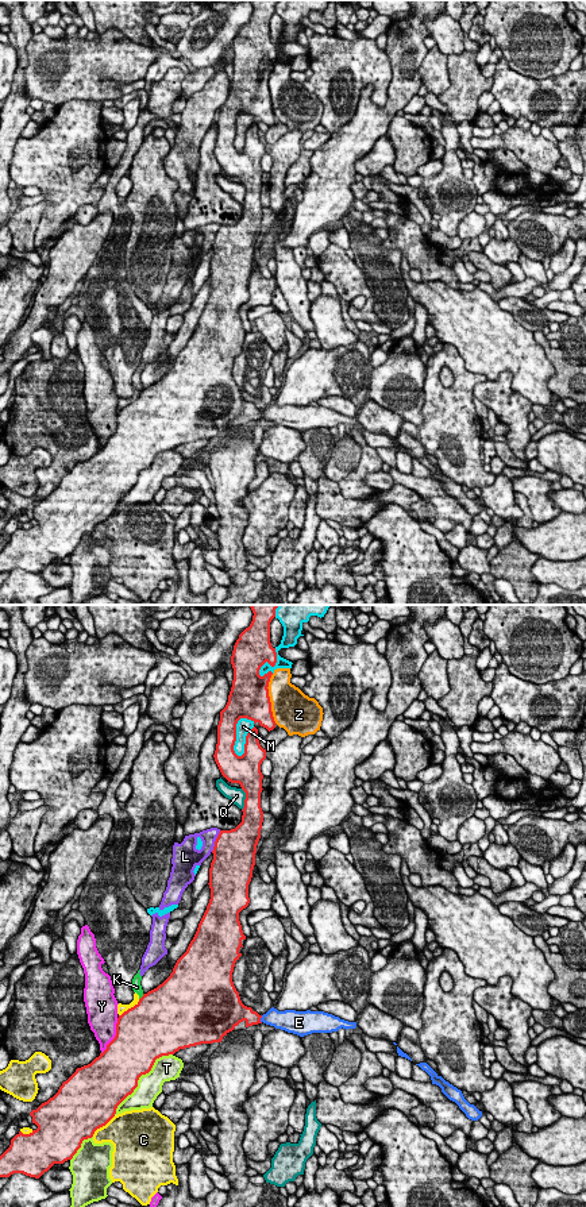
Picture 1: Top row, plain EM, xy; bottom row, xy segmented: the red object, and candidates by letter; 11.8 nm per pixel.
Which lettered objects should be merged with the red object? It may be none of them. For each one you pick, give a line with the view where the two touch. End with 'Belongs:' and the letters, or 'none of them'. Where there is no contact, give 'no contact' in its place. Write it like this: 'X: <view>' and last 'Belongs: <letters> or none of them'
E: xy
Belongs: E

